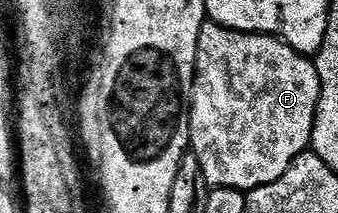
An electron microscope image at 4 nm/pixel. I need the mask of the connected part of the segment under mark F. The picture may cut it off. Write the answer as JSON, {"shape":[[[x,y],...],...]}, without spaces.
{"shape":[[[210,21],[203,24],[201,37],[197,41],[197,65],[195,66],[195,87],[191,91],[191,145],[190,154],[197,157],[201,164],[202,175],[212,187],[237,188],[246,193],[261,185],[269,185],[289,169],[289,165],[311,145],[311,134],[315,124],[317,105],[321,97],[321,81],[314,62],[308,56],[297,53],[288,43],[273,35],[251,35],[247,31],[234,31]]]}

